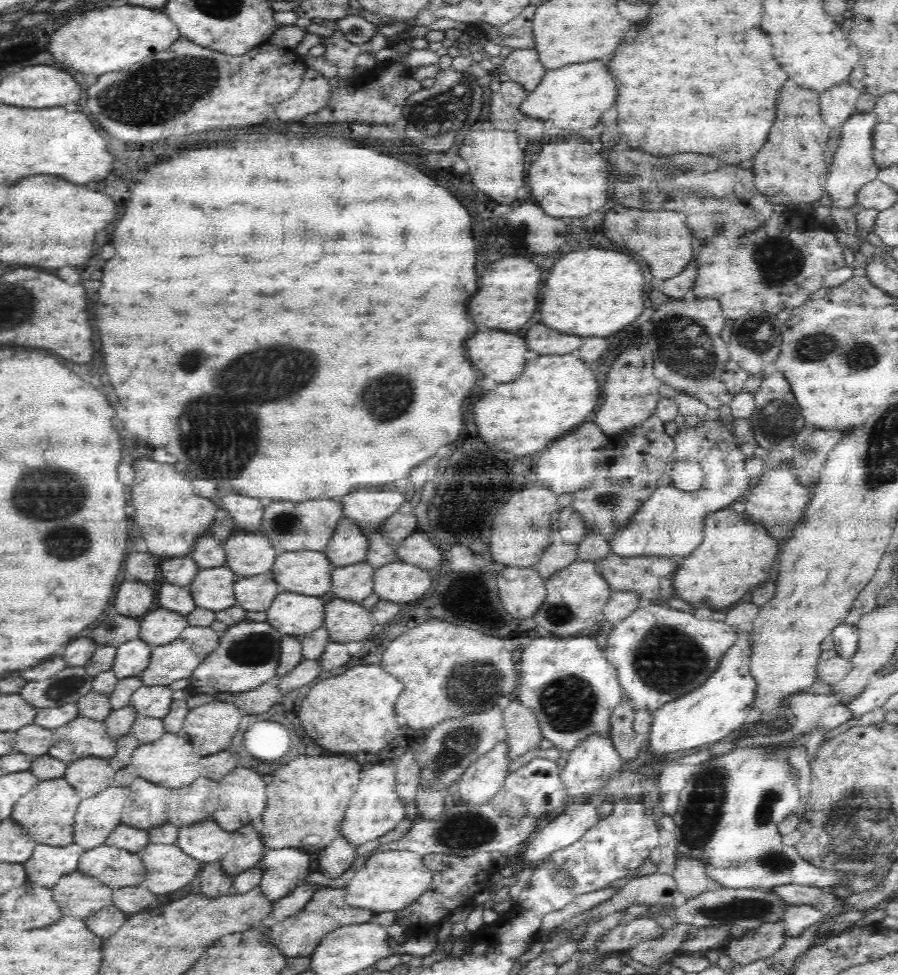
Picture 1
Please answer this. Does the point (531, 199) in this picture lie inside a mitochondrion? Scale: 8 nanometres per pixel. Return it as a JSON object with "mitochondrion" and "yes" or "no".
{"mitochondrion":"no"}

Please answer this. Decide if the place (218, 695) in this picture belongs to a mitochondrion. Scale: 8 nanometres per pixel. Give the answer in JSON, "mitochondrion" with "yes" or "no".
{"mitochondrion":"no"}

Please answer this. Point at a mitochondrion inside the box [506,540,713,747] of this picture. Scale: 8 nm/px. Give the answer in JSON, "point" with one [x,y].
{"point":[569,704]}

